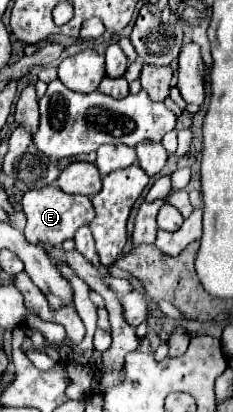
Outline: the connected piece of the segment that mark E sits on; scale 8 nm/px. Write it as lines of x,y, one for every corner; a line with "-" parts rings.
48,185
42,189
32,189
24,193
22,197
22,209
26,213
26,239
30,243
42,245
42,247
52,247
52,245
62,245
62,241
72,239
76,229
82,225
88,225
94,219
94,207
88,197
84,195
68,195
60,191
56,185

